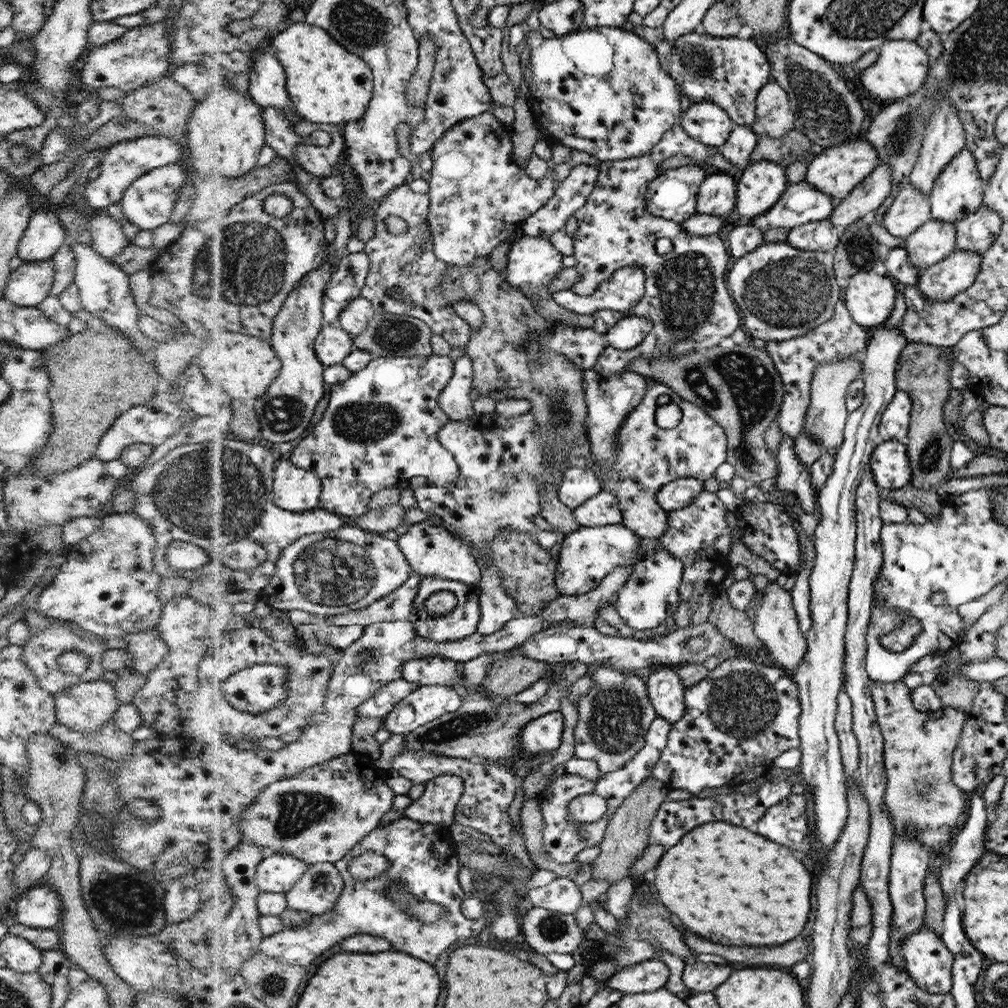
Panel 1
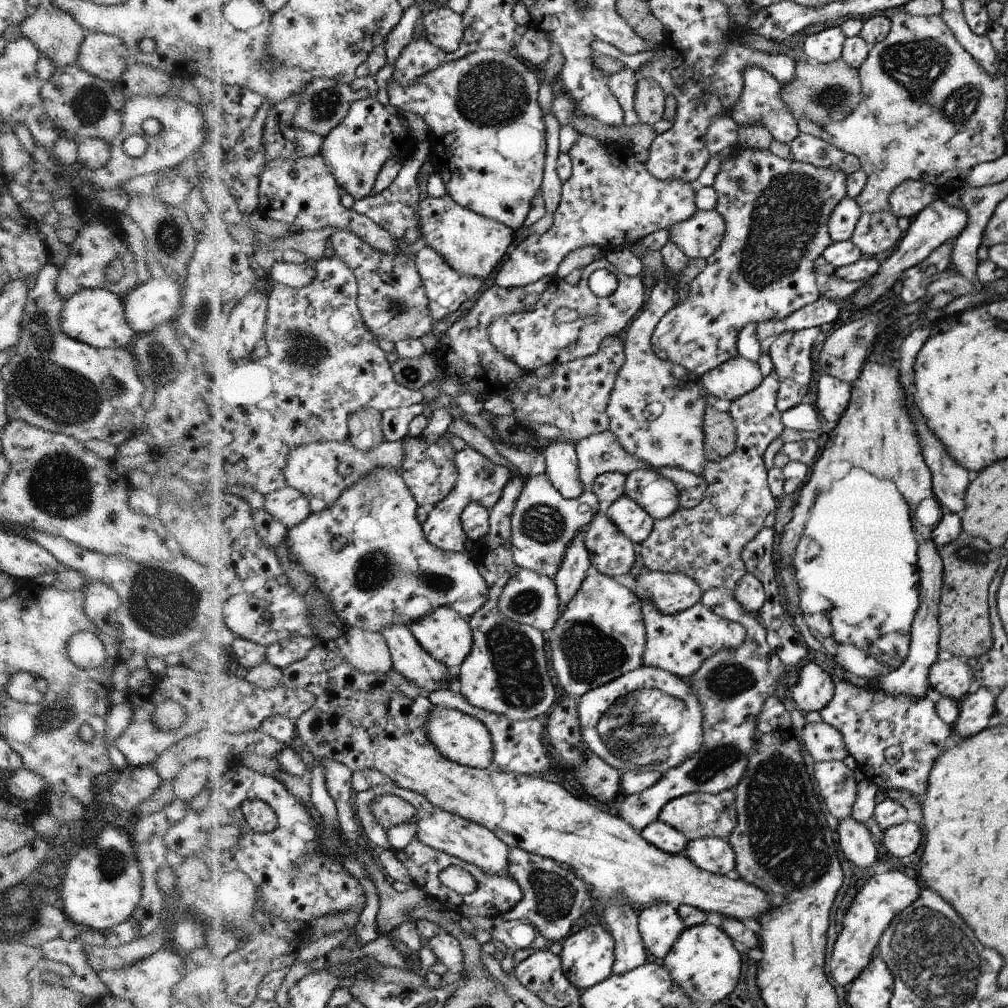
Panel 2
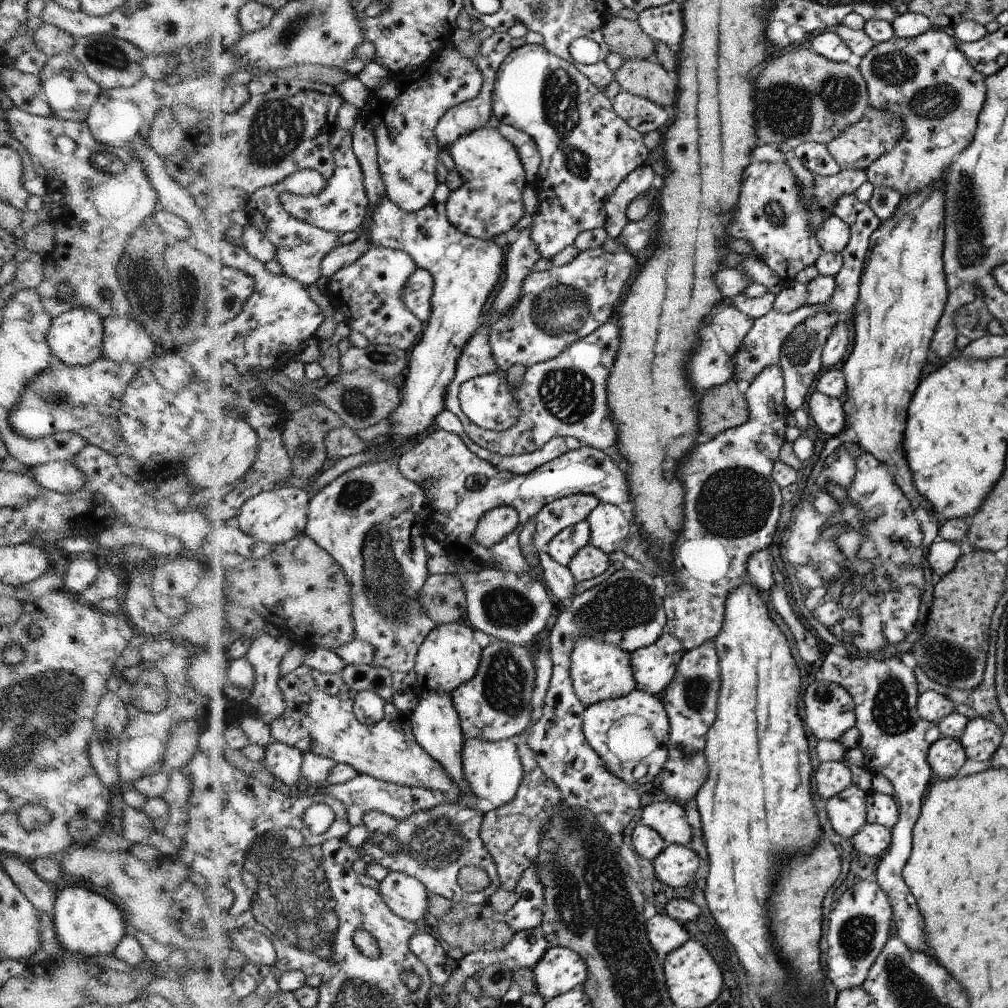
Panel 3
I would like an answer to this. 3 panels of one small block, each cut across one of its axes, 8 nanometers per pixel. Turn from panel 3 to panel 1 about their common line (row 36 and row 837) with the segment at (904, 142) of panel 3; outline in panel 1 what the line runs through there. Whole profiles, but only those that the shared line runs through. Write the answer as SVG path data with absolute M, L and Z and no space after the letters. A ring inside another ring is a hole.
M902 681L878 683L871 687L875 717L883 736L883 763L887 778L883 804L894 823L895 837L905 832L905 824L911 824L916 839L926 845L928 853L942 854L947 851L954 836L966 822L971 794L955 784L951 773L953 752L963 736L968 714L963 709L940 707L934 712L920 712L915 707L913 690Z

